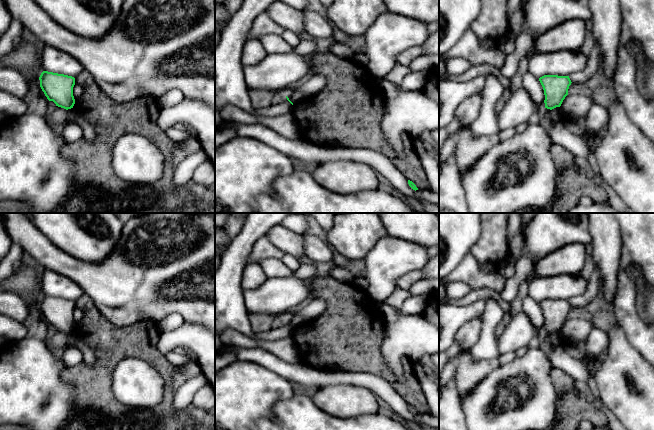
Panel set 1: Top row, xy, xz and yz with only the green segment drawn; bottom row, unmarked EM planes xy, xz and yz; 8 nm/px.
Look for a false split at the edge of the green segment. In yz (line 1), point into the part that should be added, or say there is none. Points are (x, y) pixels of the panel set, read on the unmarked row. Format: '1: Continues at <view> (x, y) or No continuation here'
1: No continuation here

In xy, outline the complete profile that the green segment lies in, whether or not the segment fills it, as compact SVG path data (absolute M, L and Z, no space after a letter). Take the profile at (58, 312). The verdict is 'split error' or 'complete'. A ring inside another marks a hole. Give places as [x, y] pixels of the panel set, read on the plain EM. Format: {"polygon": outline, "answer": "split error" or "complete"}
{"polygon": "M43 295L39 301L40 311L49 325L66 334L73 332L75 323L73 311L75 302L72 300Z", "answer": "complete"}

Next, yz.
{"polygon": "M544 299L539 305L544 314L545 332L552 334L560 331L572 307L569 300Z", "answer": "complete"}

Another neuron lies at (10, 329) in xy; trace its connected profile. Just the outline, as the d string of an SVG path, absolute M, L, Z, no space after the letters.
M0 314L0 337L6 342L19 341L27 336L27 329L22 322Z

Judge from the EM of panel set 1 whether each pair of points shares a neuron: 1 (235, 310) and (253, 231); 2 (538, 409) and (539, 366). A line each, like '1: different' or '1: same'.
1: same
2: same

